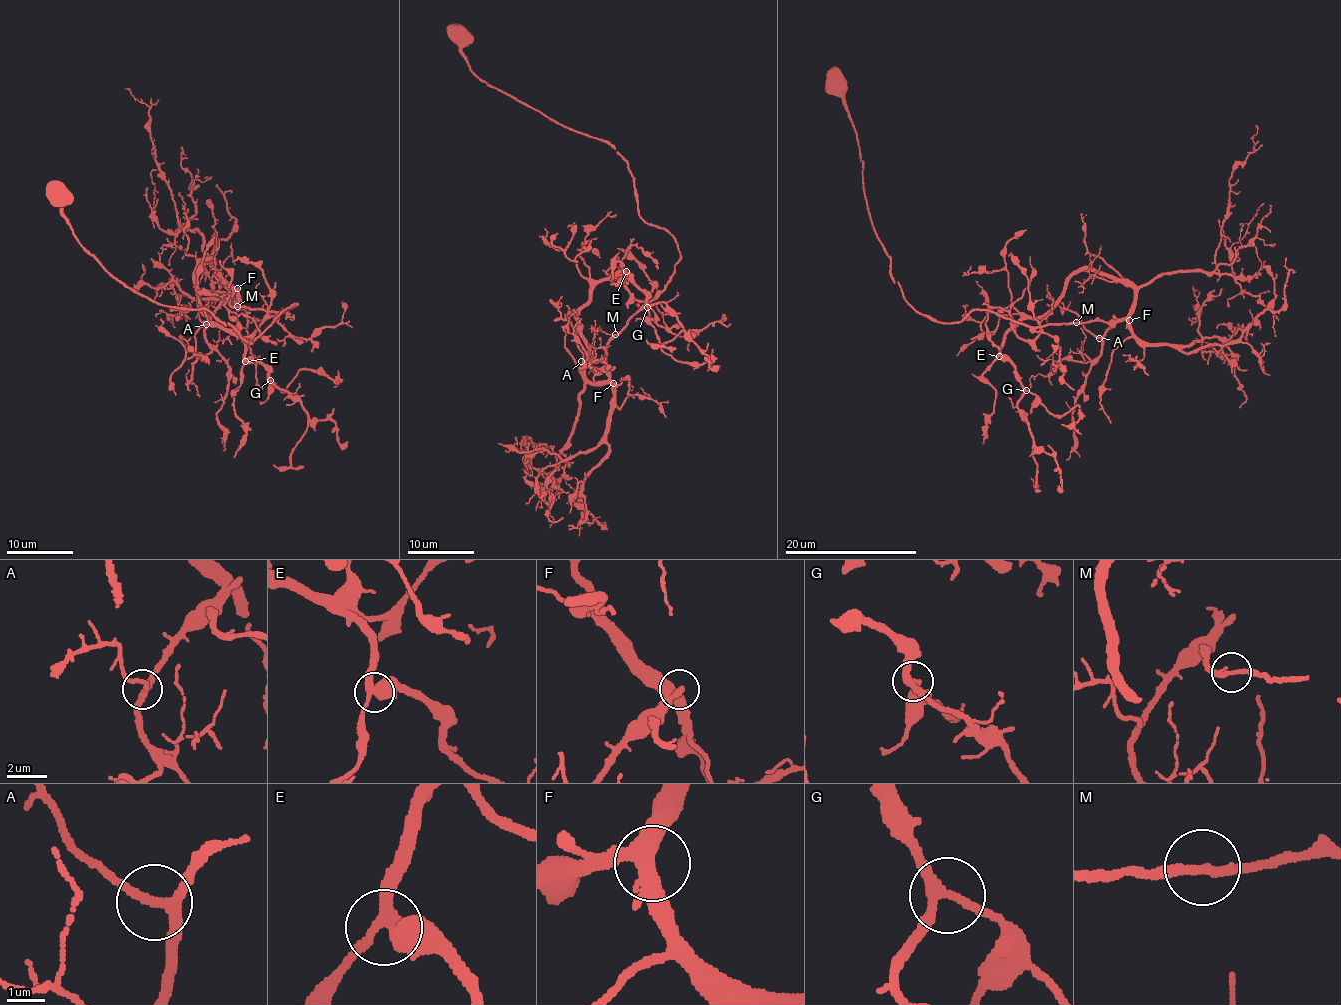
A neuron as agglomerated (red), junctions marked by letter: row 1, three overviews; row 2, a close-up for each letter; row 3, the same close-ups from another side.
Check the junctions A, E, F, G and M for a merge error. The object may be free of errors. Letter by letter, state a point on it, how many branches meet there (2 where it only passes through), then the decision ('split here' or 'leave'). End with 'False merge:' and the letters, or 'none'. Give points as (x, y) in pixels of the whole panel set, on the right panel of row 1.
A: (1099, 338) | 3 | leave
E: (999, 356) | 3 | leave
F: (1129, 320) | 3 | leave
G: (1026, 390) | 3 | leave
M: (1076, 322) | 2 | leave
False merge: none

